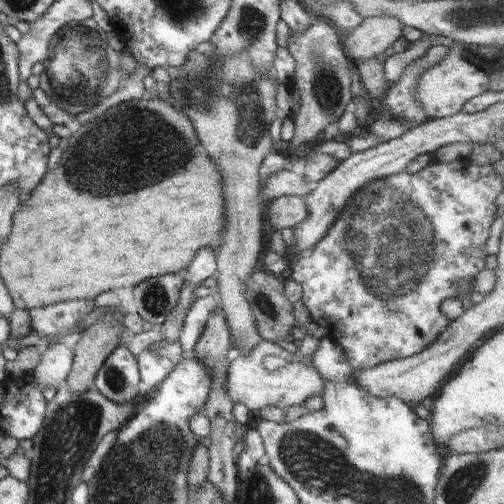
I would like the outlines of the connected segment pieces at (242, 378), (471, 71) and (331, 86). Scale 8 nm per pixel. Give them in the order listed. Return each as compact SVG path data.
M261 340L246 356L238 356L230 362L226 374L226 394L232 403L241 403L257 414L266 407L279 407L284 410L289 406L304 405L310 396L318 396L324 392L324 378L316 370L314 364L306 365L299 353L290 353L278 343Z
M454 43L450 47L446 60L442 60L422 72L422 78L418 80L418 88L416 88L416 100L422 106L422 110L428 114L429 120L461 113L468 100L487 91L488 75L474 65L482 66L482 64L486 64L486 61L487 59L482 54L478 54L476 48Z
M320 16L313 17L308 30L304 34L291 32L287 50L294 58L296 70L291 81L291 89L300 98L300 108L294 119L295 134L292 140L281 147L294 156L299 145L304 146L308 140L325 130L329 124L339 121L346 107L353 100L352 82L359 79L356 64L348 60L342 50L342 37L335 26Z

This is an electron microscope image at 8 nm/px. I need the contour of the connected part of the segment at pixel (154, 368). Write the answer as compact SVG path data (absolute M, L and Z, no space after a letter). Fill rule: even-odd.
M156 345L148 348L136 359L141 378L142 397L144 394L150 395L154 392L160 382L165 380L176 366L170 358L161 356L158 349L159 346Z

